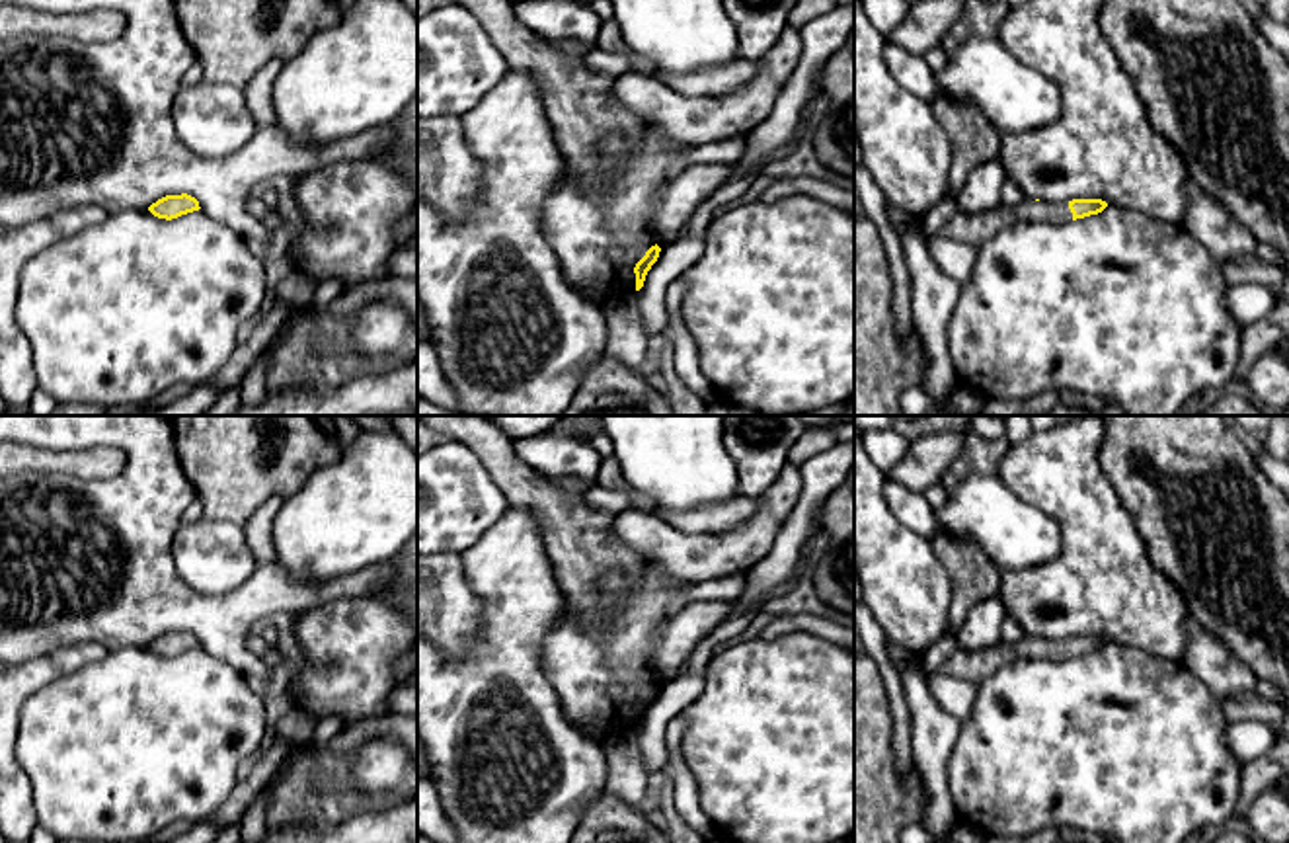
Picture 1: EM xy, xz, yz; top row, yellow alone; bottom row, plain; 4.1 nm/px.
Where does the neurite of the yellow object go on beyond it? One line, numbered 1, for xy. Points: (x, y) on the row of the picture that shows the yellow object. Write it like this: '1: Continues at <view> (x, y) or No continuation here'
1: No continuation here

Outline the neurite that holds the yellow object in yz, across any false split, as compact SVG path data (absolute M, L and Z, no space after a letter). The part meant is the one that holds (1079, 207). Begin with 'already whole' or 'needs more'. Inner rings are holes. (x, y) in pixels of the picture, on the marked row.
needs more; M1026 199L1018 205L998 205L991 211L967 215L957 211L940 230L940 236L961 244L981 246L998 230L1020 222L1069 222L1098 215L1108 207L1102 199L1073 199L1061 203Z

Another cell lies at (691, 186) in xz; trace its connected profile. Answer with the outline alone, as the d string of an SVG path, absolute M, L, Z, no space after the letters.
M698 164L677 168L653 199L653 228L661 246L673 244L690 215L733 172L733 164Z

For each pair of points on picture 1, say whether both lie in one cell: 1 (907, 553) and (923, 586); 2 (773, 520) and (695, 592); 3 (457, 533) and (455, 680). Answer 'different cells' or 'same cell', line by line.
1: same cell
2: different cells
3: different cells

